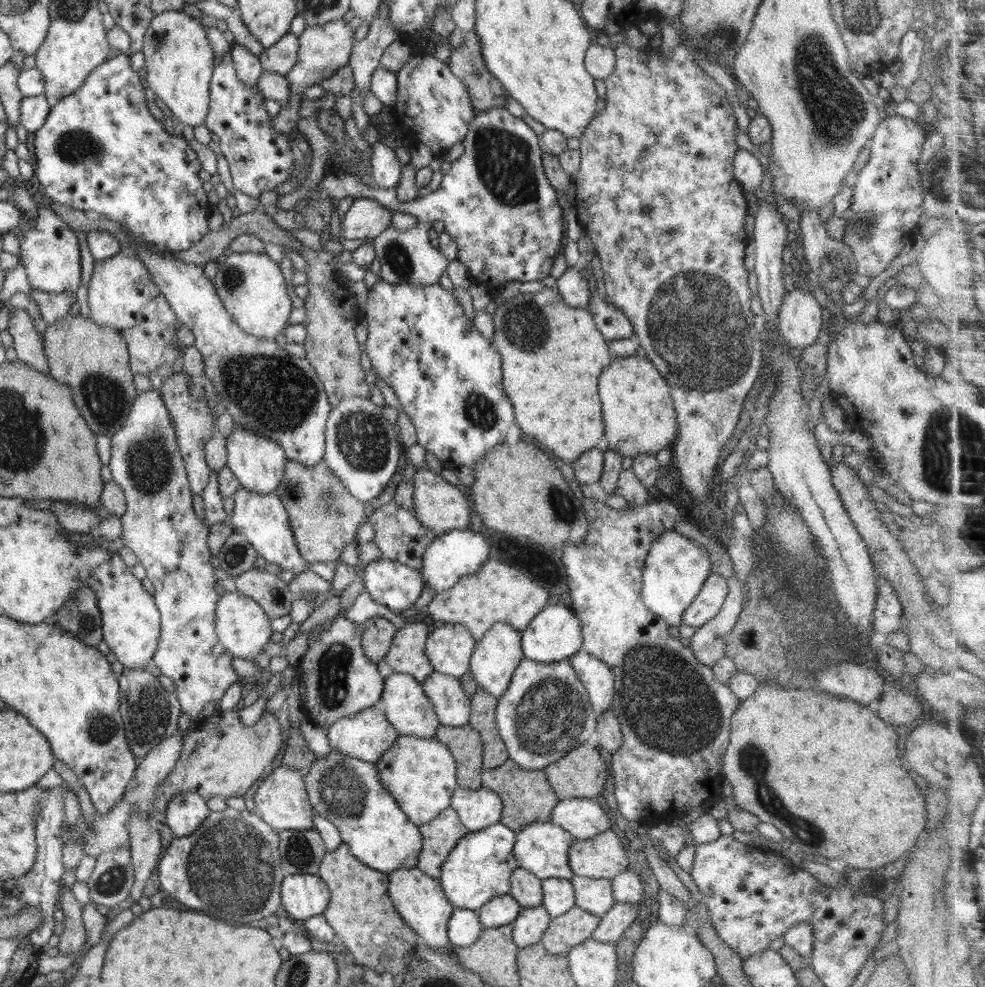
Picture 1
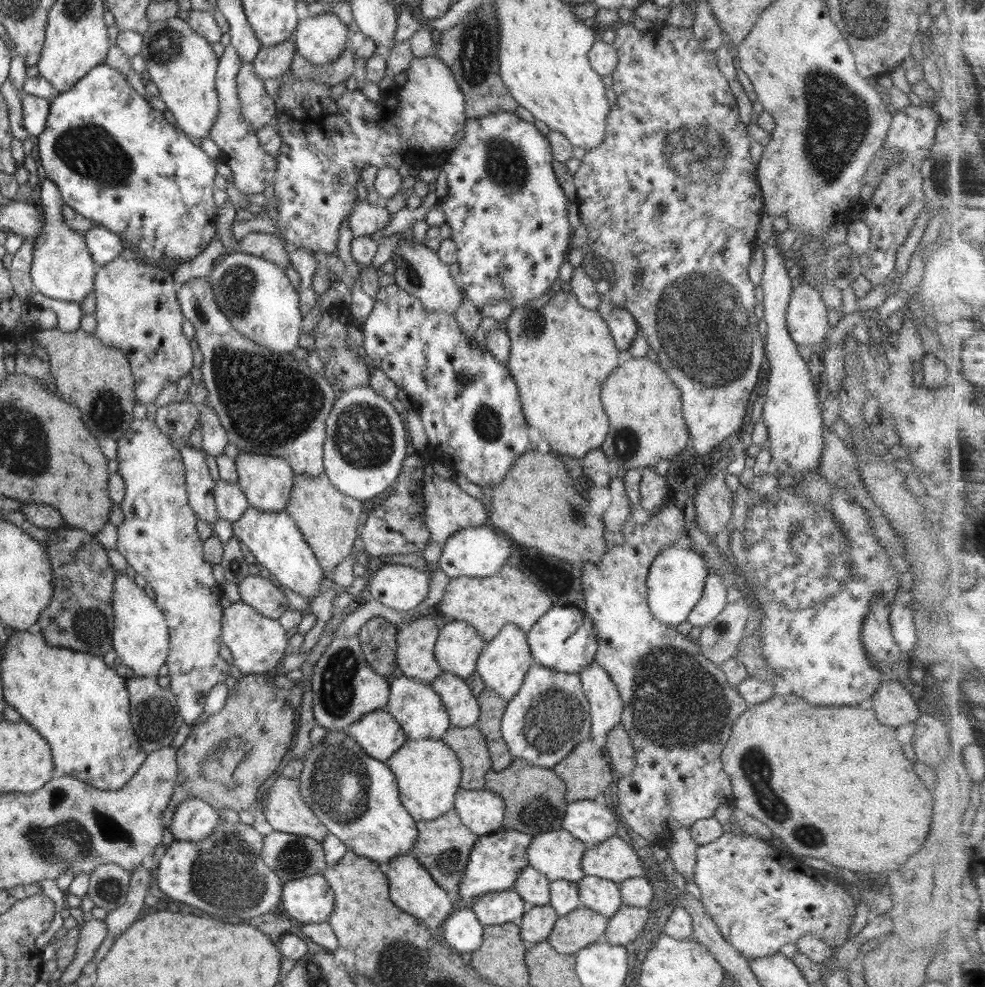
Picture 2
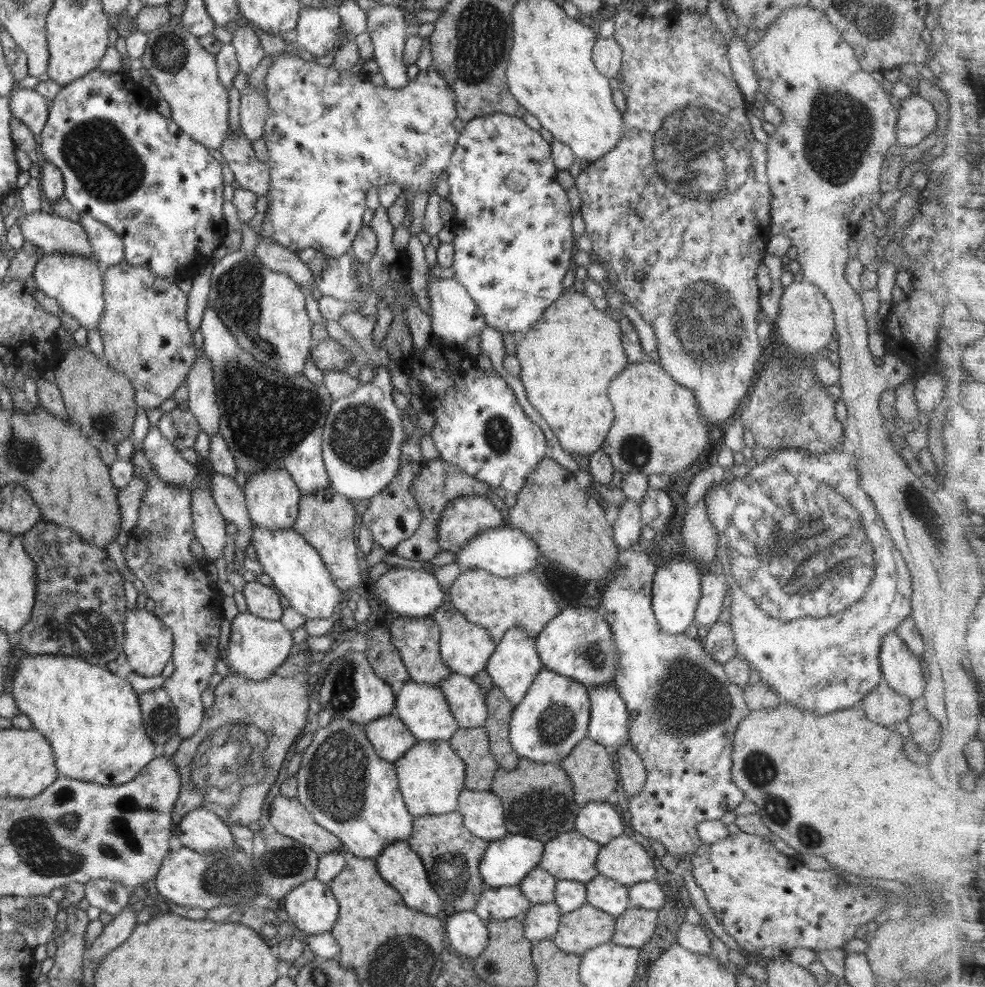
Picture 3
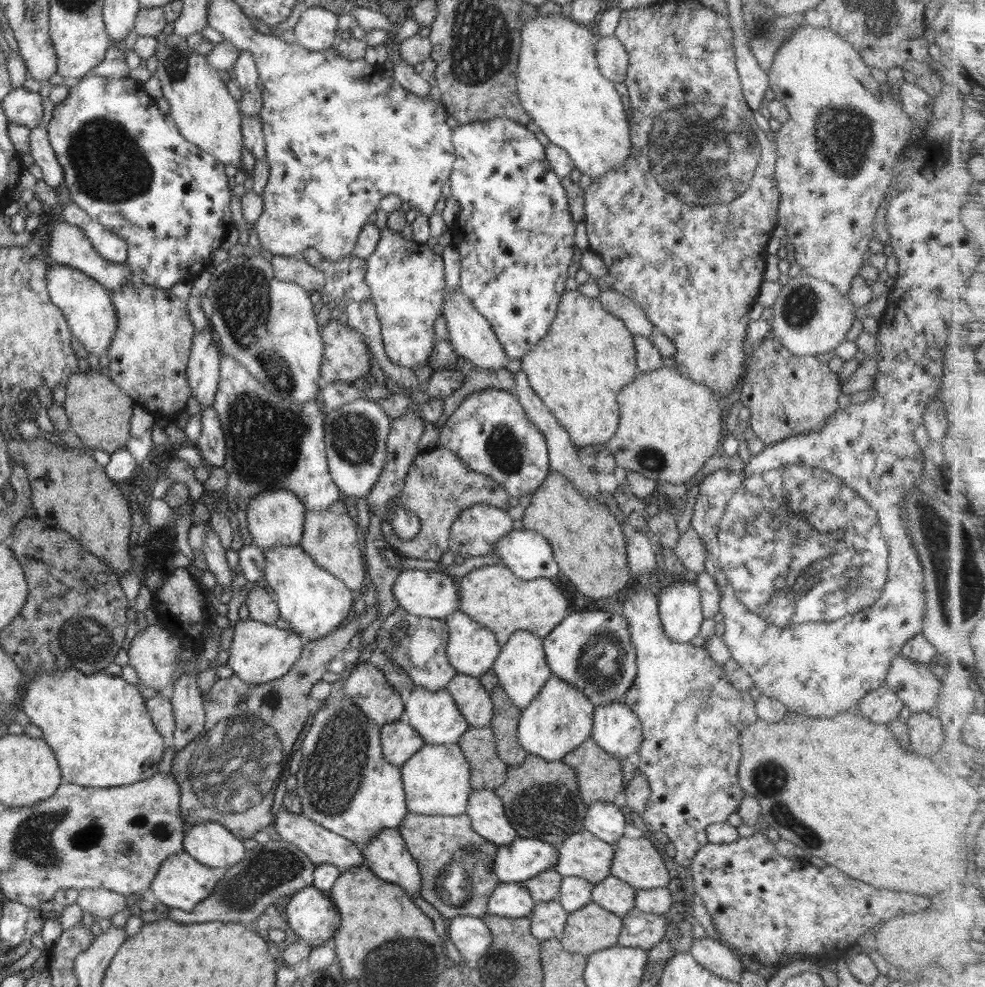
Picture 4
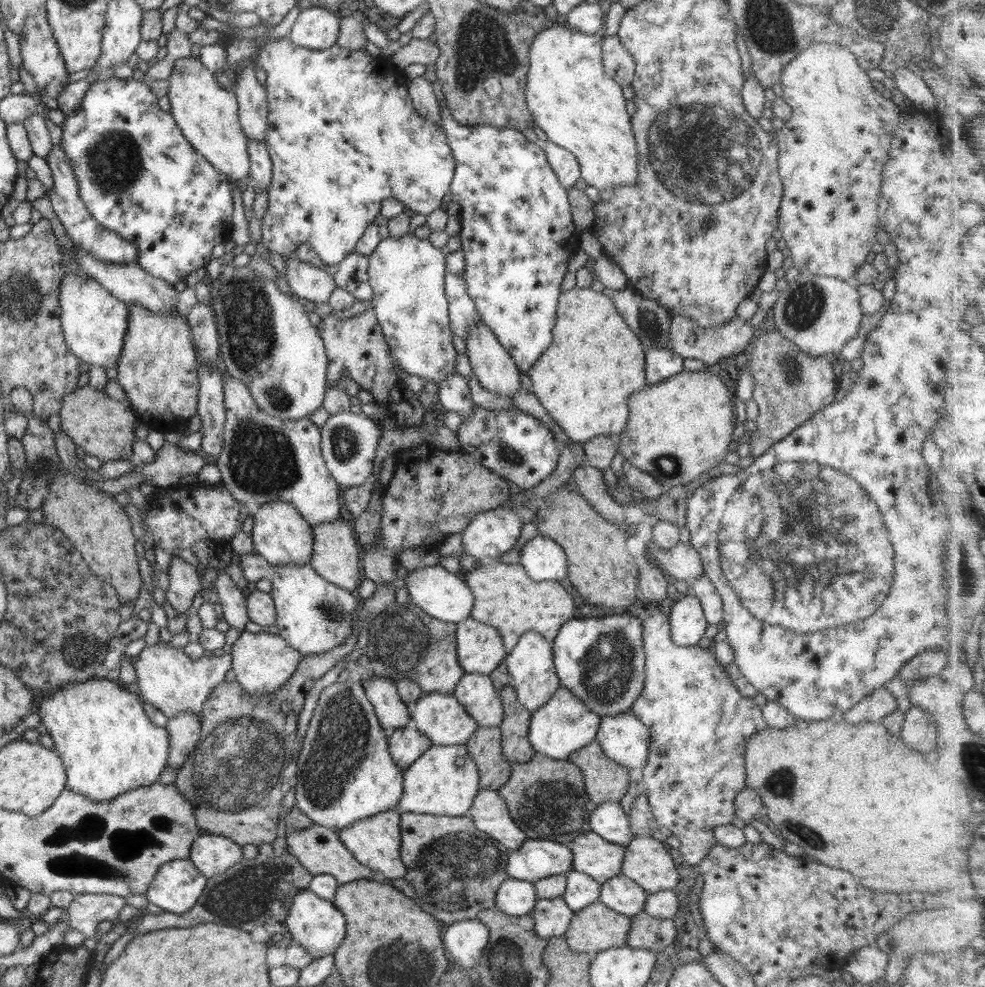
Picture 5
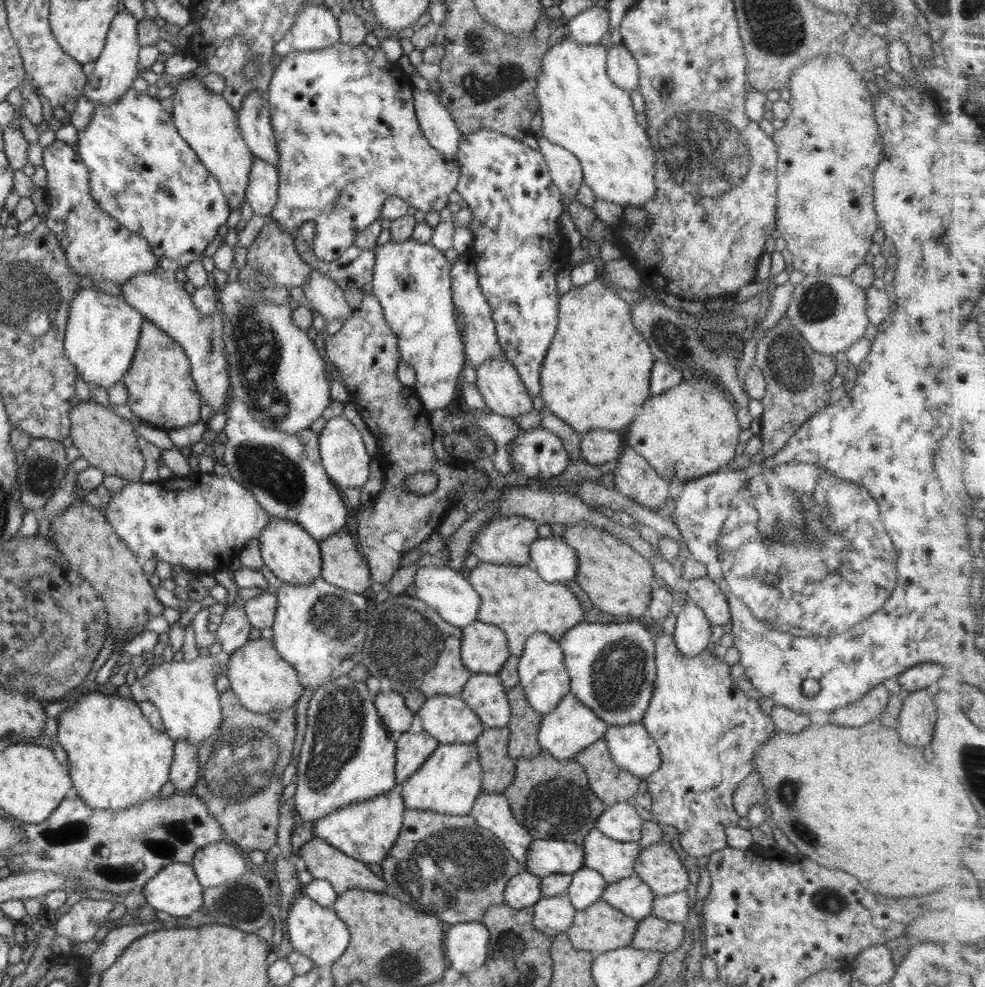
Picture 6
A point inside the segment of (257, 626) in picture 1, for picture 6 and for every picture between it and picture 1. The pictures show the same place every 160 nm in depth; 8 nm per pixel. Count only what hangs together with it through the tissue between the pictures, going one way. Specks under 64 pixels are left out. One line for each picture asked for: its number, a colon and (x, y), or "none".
2: (257, 644)
3: (257, 647)
4: (259, 652)
5: (262, 663)
6: (263, 682)

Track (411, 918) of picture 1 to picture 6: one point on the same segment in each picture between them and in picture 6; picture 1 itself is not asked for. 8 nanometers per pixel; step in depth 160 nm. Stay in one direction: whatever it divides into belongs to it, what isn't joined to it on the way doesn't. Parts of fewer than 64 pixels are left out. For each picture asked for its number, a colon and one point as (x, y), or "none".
2: (411, 887)
3: (399, 865)
4: (388, 858)
5: (375, 841)
6: (367, 830)

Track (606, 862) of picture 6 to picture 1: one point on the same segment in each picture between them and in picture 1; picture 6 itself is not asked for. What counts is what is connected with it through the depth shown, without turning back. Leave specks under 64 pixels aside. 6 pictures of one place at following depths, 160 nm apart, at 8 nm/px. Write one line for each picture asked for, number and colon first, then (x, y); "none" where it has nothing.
1: (542, 848)
2: (557, 854)
3: (570, 855)
4: (582, 855)
5: (592, 855)

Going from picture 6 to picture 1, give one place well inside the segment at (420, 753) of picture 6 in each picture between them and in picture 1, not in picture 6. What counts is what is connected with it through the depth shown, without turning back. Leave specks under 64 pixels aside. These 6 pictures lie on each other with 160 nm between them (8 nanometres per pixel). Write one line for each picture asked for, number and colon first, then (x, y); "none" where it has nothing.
1: (366, 735)
2: (377, 732)
3: (390, 738)
4: (399, 741)
5: (405, 746)

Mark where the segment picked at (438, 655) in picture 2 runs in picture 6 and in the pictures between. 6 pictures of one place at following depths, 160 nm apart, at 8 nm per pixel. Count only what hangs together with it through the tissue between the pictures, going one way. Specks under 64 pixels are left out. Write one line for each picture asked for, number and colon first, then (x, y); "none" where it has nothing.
3: (465, 648)
4: (472, 649)
5: (480, 649)
6: (484, 649)

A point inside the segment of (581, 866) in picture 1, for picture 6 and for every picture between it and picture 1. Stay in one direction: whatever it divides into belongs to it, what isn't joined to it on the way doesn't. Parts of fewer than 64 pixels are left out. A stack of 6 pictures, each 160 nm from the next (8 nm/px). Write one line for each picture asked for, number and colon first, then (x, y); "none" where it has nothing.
2: (613, 859)
3: (625, 860)
4: (638, 861)
5: (648, 862)
6: (658, 865)

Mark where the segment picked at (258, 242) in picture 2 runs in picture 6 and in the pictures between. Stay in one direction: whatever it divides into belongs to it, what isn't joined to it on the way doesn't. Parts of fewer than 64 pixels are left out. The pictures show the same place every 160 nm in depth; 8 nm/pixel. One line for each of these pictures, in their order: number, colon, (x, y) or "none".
3: (271, 254)
4: (299, 272)
5: (308, 282)
6: (325, 296)

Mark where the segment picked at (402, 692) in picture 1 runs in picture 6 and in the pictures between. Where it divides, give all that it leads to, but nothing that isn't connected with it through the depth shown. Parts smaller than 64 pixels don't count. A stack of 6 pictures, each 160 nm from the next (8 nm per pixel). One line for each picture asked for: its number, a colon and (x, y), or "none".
2: (420, 712)
3: (423, 709)
4: (434, 715)
5: (439, 716)
6: (448, 719)

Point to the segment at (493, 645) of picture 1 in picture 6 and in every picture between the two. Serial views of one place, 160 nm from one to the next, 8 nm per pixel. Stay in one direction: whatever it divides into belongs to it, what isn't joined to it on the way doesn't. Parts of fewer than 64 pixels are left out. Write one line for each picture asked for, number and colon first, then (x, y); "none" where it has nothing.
2: (503, 665)
3: (515, 662)
4: (521, 667)
5: (531, 664)
6: (542, 673)

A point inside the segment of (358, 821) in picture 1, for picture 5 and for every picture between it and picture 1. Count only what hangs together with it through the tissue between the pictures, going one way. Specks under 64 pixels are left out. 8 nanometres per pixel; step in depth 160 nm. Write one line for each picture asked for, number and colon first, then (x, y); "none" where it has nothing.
2: (356, 797)
3: (349, 790)
4: (344, 783)
5: (345, 773)

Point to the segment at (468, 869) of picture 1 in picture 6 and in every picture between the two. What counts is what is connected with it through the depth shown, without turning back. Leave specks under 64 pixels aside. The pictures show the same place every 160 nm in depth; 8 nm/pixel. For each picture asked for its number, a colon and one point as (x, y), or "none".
2: (495, 861)
3: (507, 861)
4: (523, 858)
5: (537, 858)
6: (545, 856)

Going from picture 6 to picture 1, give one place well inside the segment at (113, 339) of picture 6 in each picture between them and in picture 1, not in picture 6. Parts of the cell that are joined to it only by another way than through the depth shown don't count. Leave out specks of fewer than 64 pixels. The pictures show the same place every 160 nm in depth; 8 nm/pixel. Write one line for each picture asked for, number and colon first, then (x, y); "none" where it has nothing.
1: (50, 254)
2: (62, 268)
3: (76, 283)
4: (86, 304)
5: (94, 323)

